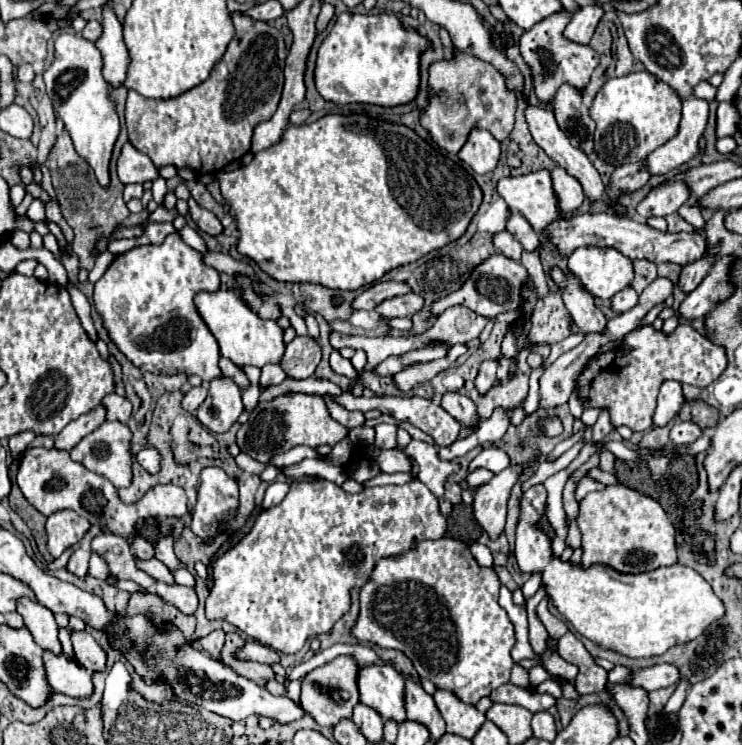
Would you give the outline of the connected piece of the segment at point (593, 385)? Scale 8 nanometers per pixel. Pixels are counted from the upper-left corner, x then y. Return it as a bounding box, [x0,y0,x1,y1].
[576,324,726,440]

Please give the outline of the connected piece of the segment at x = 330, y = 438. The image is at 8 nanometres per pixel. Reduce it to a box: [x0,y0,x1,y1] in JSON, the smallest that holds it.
[236,394,348,462]

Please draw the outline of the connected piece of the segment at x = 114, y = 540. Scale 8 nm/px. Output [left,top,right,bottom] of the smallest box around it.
[92,534,154,592]

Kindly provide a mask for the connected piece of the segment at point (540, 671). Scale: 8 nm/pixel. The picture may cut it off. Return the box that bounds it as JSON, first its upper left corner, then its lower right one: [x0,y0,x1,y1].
[528,664,554,690]

